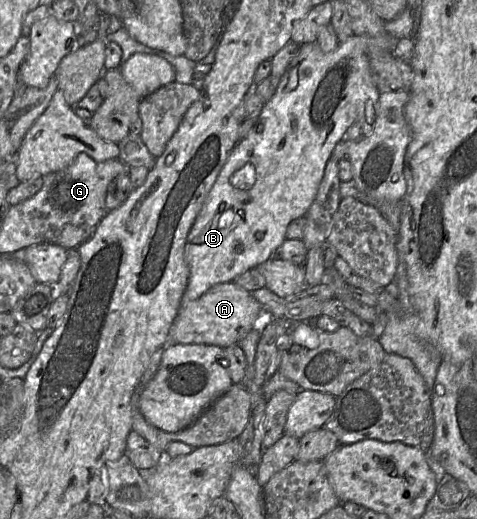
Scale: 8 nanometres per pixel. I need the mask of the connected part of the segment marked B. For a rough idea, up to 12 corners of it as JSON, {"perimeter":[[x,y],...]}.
{"perimeter":[[299,46],[189,231],[181,302],[276,256],[380,92]]}

